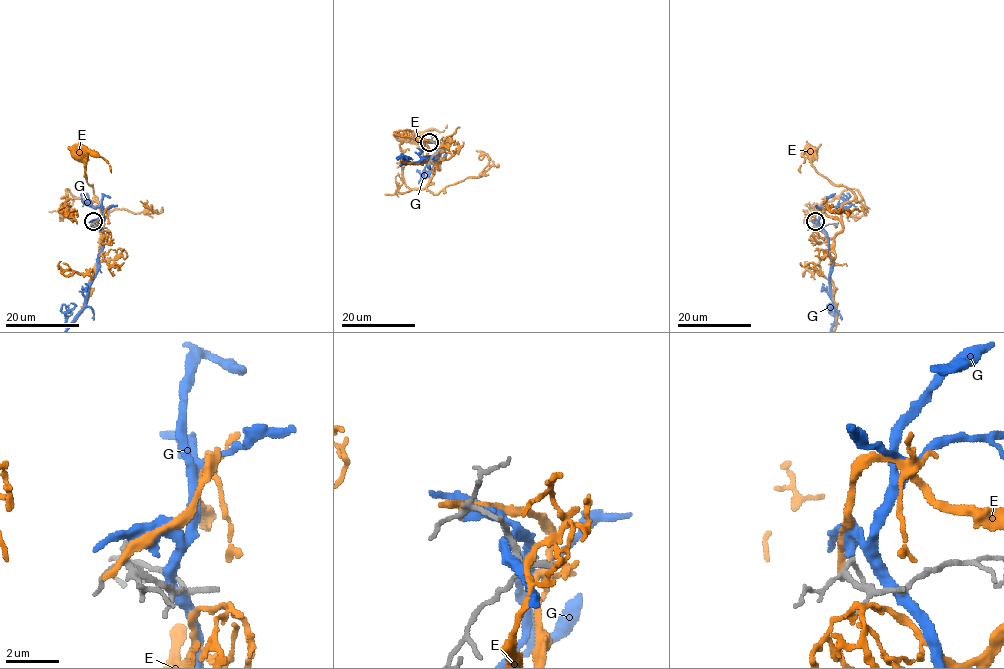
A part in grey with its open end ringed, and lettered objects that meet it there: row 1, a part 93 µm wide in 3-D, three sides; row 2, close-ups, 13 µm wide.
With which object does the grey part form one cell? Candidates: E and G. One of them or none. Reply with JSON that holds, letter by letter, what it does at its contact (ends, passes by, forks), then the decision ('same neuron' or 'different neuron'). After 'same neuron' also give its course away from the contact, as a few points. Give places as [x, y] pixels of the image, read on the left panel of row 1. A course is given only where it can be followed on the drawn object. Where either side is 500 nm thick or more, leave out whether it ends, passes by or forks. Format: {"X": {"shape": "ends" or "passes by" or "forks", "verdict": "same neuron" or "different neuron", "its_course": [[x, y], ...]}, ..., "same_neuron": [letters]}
{"E": {"shape": "ends", "verdict": "different neuron"}, "G": {"shape": "forks", "verdict": "different neuron"}, "same_neuron": []}

